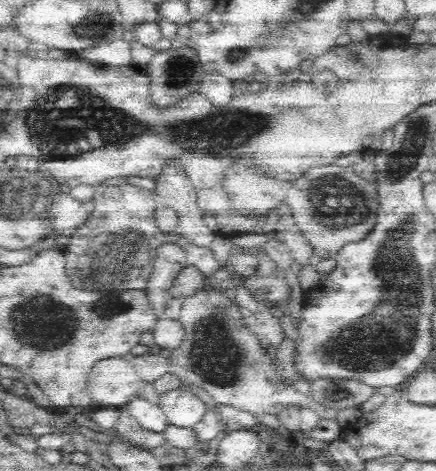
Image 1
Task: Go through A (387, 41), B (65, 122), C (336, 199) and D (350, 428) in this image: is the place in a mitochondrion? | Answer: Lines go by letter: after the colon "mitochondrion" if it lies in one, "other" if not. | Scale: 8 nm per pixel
A: other
B: mitochondrion
C: mitochondrion
D: other

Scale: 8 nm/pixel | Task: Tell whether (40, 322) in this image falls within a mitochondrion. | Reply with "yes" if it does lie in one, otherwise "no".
yes

